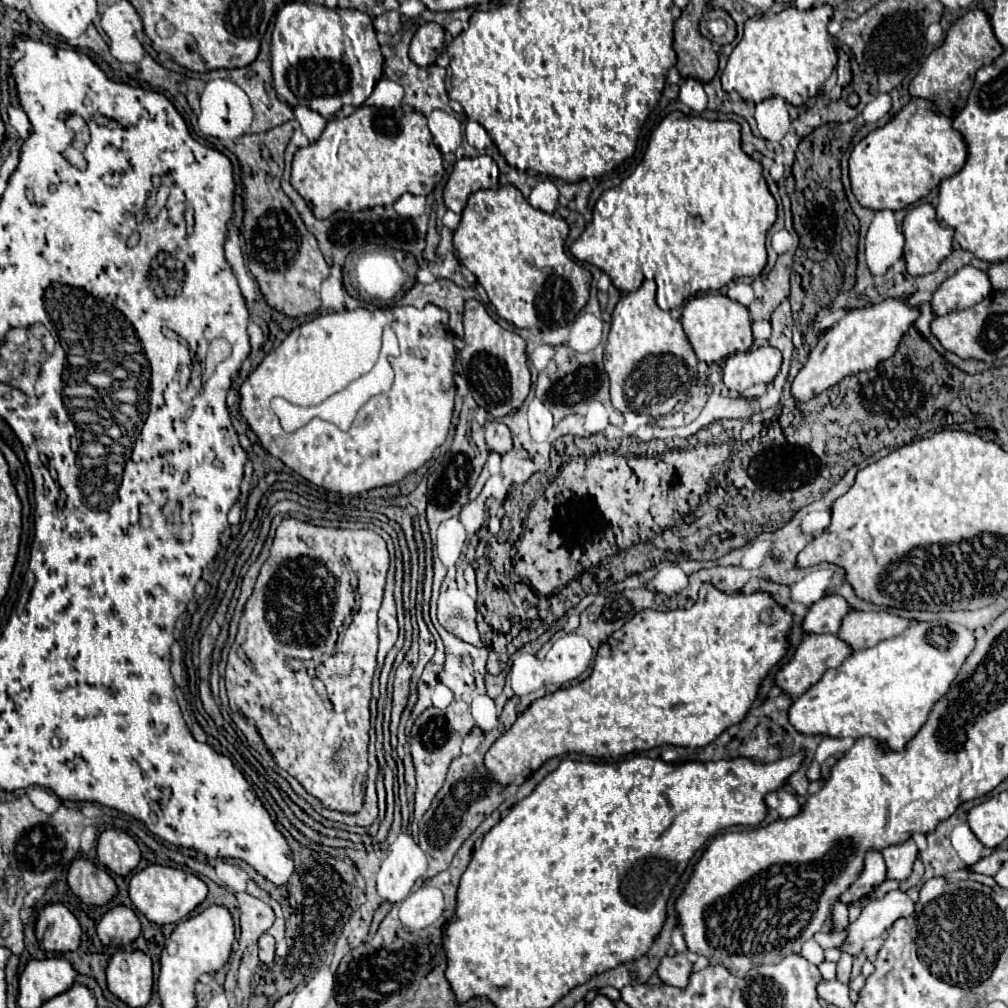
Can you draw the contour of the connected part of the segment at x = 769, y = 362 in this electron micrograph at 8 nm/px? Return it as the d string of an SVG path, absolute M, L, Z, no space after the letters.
M772 346L732 354L724 364L724 384L736 392L750 390L758 384L770 384L776 378L780 364L782 354Z

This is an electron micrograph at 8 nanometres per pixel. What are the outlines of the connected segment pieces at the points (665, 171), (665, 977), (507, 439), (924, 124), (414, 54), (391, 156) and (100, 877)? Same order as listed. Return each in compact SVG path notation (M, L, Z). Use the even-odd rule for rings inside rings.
M672 112L668 114L660 126L652 132L648 148L644 152L642 162L636 166L636 170L622 180L620 186L606 190L600 200L594 206L594 218L590 224L586 224L586 230L582 232L582 236L570 246L570 252L574 254L576 260L580 262L590 262L594 266L598 266L600 270L604 270L614 286L620 292L634 292L640 288L640 282L645 279L652 279L657 284L656 302L658 306L665 311L680 308L684 302L688 302L692 296L700 294L700 292L716 292L720 288L724 288L730 280L742 278L742 276L752 276L756 278L762 268L766 266L766 230L770 230L770 226L776 222L776 200L772 198L768 184L764 180L762 174L762 164L752 160L740 146L740 124L732 122L732 120L704 120L704 118L696 118L696 116L688 116L684 112Z
M676 954L672 958L664 956L660 960L658 976L662 978L662 982L666 982L670 986L678 986L678 988L688 986L690 974L692 974L692 962L686 954Z
M490 420L486 422L484 428L486 428L486 444L490 450L498 454L506 454L512 448L512 434L506 424L498 420Z
M914 98L910 100L898 116L894 116L886 126L872 130L862 142L856 144L850 156L850 182L858 202L872 210L902 210L920 198L928 196L944 178L954 176L962 170L968 158L968 148L958 130L952 128L952 118L940 114L930 100Z
M428 22L418 28L410 42L410 60L418 66L430 66L442 54L444 28L436 22Z
M360 106L348 118L330 120L316 142L298 148L290 182L316 218L328 218L338 210L392 206L406 192L428 194L442 174L442 154L432 142L424 114Z
M86 858L72 862L68 870L68 886L84 904L90 906L104 906L118 892L110 874Z

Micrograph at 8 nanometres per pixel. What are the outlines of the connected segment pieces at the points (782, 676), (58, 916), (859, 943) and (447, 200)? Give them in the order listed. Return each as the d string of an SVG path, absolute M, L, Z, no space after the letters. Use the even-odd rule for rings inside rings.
M806 634L802 644L796 648L792 660L784 664L780 672L776 674L776 684L792 698L798 698L804 692L808 692L808 688L814 686L826 670L838 668L850 654L852 654L852 648L844 640L840 640L836 634Z
M48 904L36 920L38 946L44 952L74 952L80 946L82 928L74 914L62 904Z
M892 890L880 900L870 900L862 908L860 918L848 926L848 936L844 944L838 948L826 948L824 960L838 962L844 952L858 956L866 940L882 936L886 928L890 928L900 916L910 916L910 914L914 914L914 904L908 900L906 892L902 890Z
M490 156L462 158L454 164L454 170L444 188L444 204L460 214L470 194L482 188L498 186L498 166Z

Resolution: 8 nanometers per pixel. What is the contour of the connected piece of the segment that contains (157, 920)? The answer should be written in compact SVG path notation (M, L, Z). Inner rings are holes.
M146 866L144 870L136 872L130 880L128 886L128 894L132 904L154 924L174 924L182 918L186 918L200 902L204 902L208 888L206 884L196 876L196 874L188 874L184 870L178 868L170 868L170 866Z

